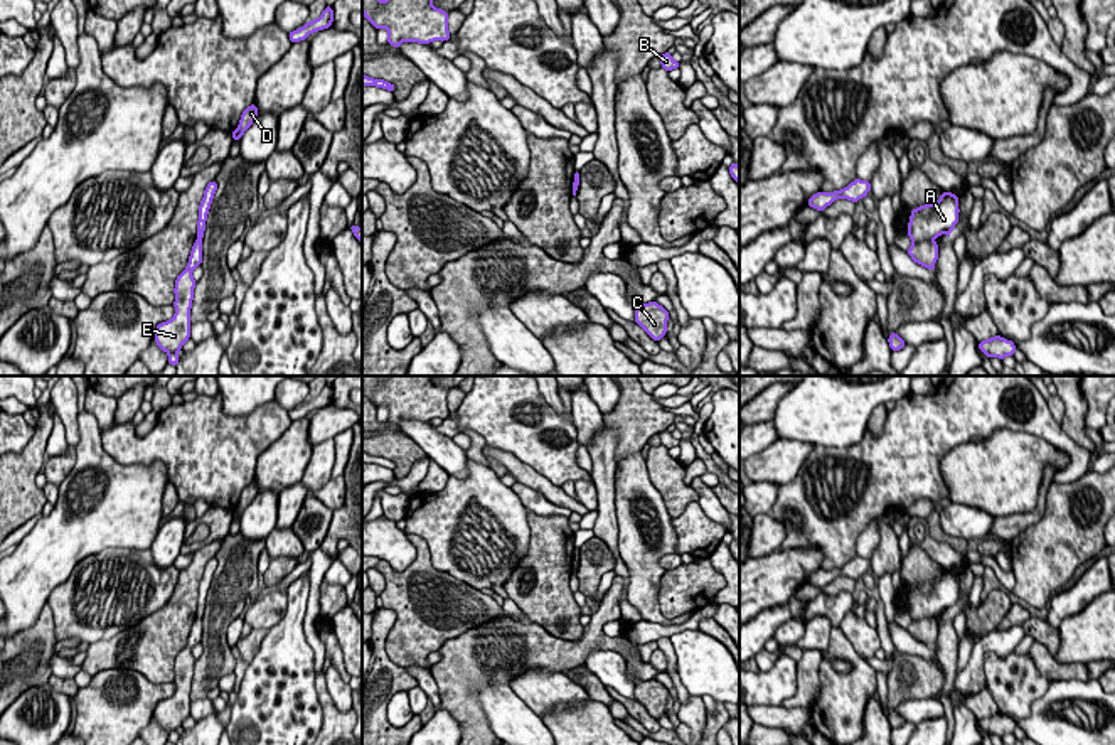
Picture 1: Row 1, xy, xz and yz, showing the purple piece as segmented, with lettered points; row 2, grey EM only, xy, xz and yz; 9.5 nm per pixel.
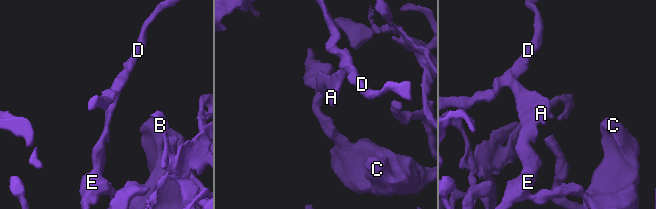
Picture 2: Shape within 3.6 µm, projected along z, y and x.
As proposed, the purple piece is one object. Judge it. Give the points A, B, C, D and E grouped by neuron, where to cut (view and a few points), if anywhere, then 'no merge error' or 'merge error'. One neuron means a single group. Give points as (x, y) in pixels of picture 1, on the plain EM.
A D / B C E; cut in yz along (930, 616), (913, 619); merge error

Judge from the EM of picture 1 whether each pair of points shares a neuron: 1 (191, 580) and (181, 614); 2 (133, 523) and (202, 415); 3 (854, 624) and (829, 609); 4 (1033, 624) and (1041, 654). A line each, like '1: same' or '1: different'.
1: same
2: different
3: different
4: different

